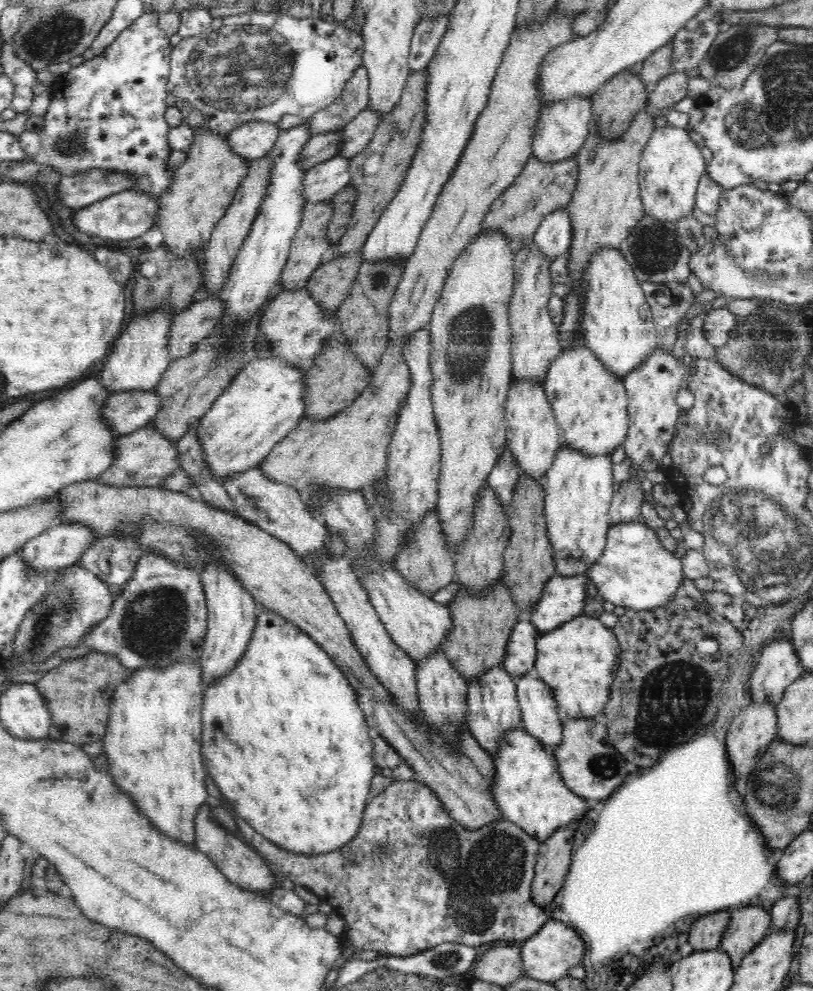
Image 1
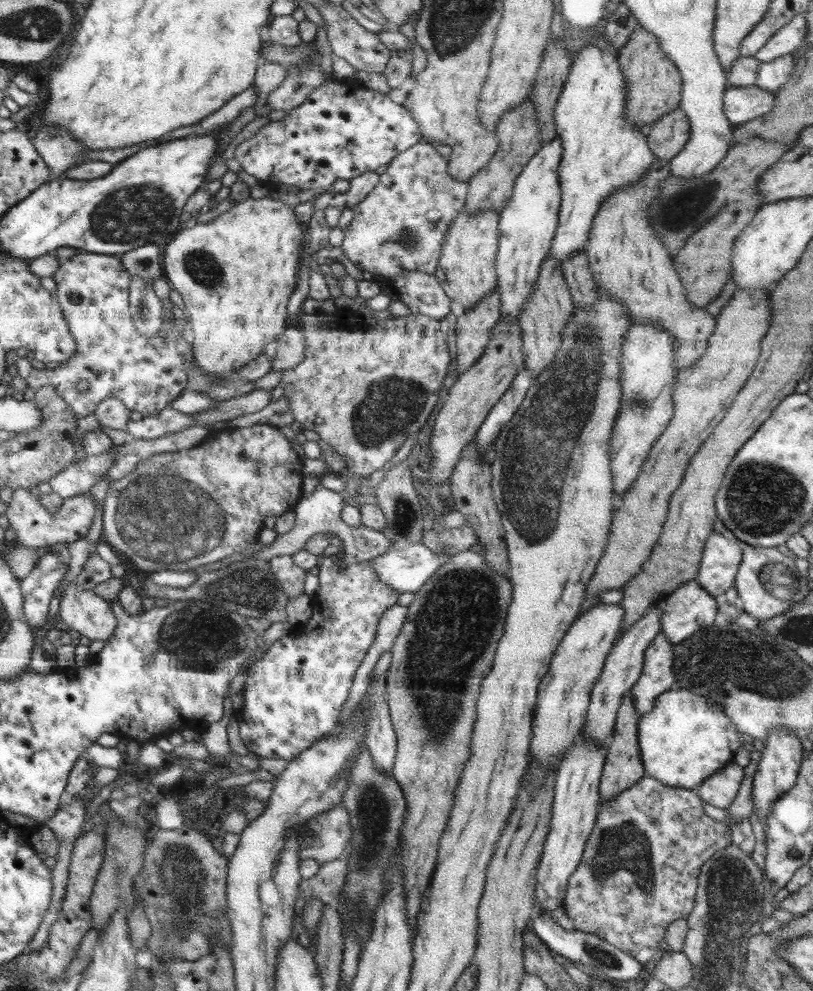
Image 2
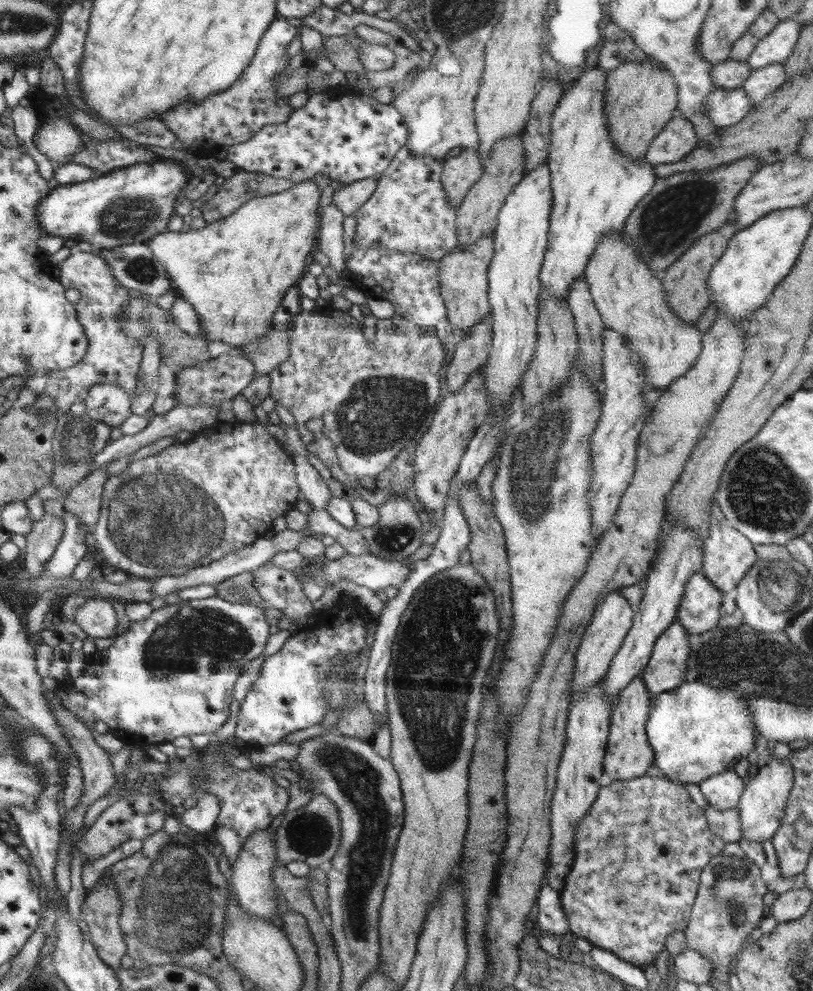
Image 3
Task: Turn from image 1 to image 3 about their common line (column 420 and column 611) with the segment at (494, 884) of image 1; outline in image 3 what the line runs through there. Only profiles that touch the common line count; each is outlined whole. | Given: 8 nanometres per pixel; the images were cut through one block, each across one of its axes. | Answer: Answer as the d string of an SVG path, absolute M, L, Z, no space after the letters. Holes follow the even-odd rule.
M646 775L630 780L604 781L594 804L584 814L584 819L578 821L578 825L574 827L574 835L574 860L571 871L566 875L564 888L560 892L561 905L566 918L569 919L569 930L574 935L587 939L592 945L612 951L621 960L640 968L645 968L656 960L658 952L665 948L665 940L669 934L683 931L687 927L697 897L702 869L715 854L724 848L726 843L708 830L703 810L698 808L698 805L691 799L684 785L666 778L652 778Z

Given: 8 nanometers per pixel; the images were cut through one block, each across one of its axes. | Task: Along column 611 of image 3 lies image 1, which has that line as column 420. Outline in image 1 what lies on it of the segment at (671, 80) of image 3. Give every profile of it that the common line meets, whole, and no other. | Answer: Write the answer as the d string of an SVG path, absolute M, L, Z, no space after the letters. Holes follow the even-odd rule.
M426 68L420 70L420 72L411 72L404 86L402 96L398 100L398 104L388 114L384 114L368 146L349 160L349 171L351 174L349 186L356 188L357 197L355 198L354 212L348 230L341 240L330 248L329 255L332 257L348 256L363 248L370 232L372 232L374 226L379 222L380 216L384 213L384 209L391 204L391 200L396 196L398 189L401 187L412 158L416 154L423 126L425 125L425 116L427 115L426 83ZM372 156L374 158L378 156L378 160L380 160L380 169L376 170L374 174L366 172L366 162Z

